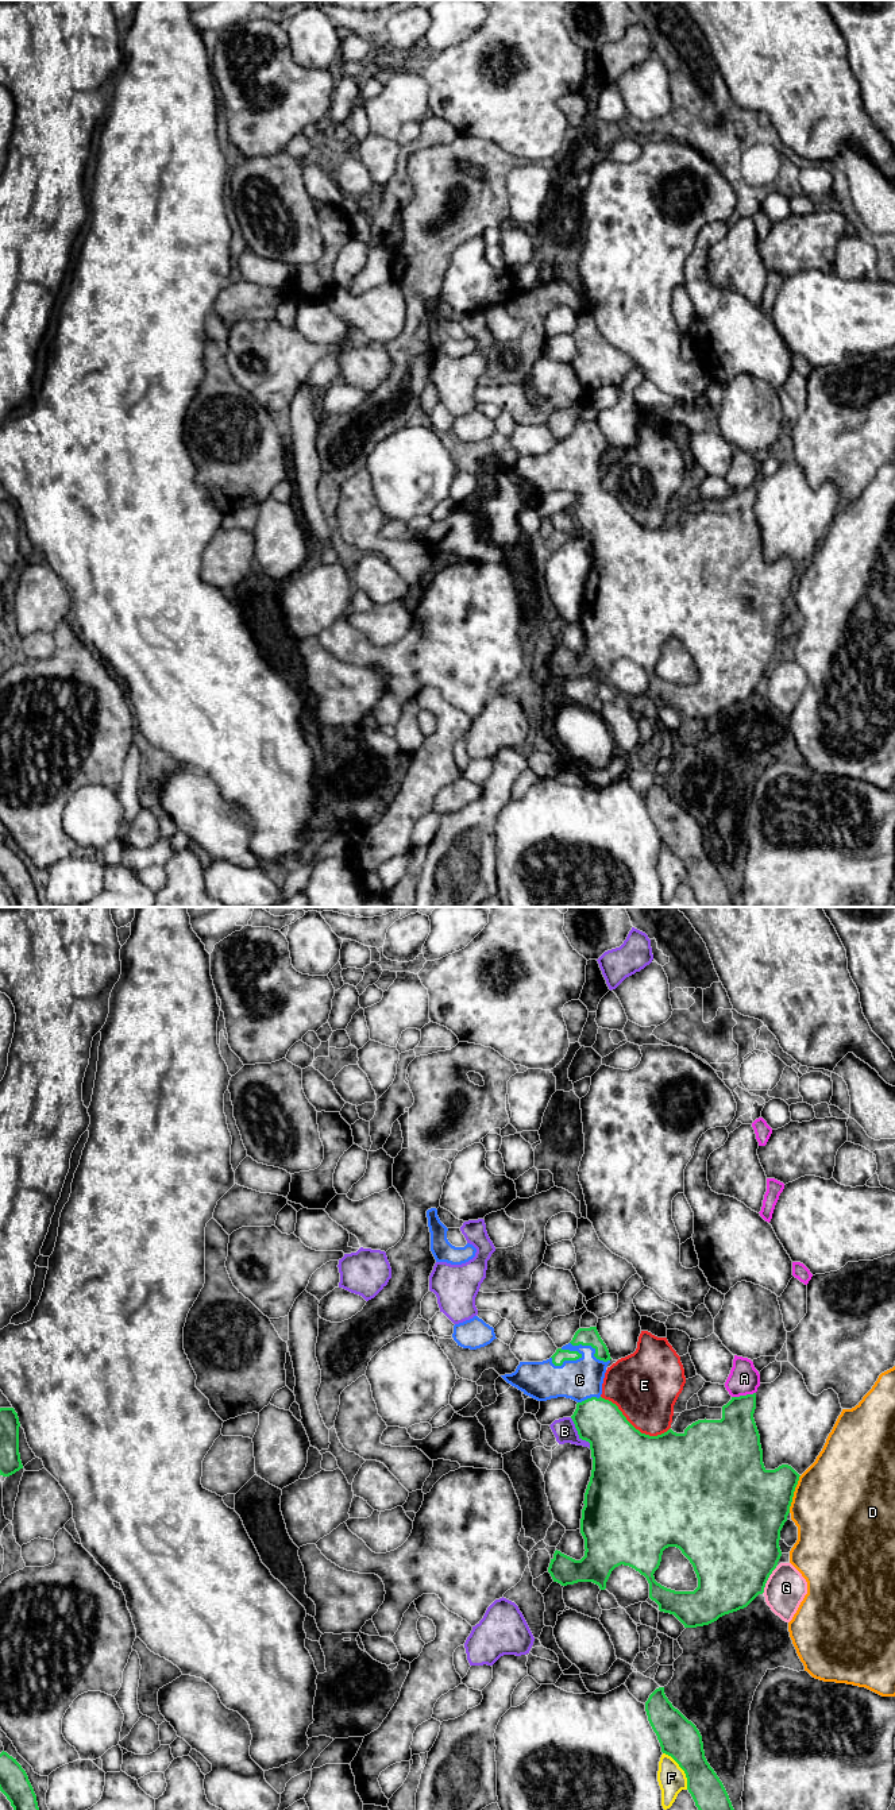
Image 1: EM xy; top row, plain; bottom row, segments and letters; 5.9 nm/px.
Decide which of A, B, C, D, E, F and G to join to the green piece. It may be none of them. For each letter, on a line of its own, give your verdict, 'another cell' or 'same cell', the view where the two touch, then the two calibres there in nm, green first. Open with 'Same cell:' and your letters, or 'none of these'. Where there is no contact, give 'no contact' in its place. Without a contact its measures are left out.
Same cell: C
A: another cell; meets green in xy; 280 nm thick on the green side, 180 nm on the other
B: another cell; meets green in xy; 320 nm thick on the green side, 140 nm on the other
C: same cell; meets green in xy; 80 nm thick on the green side, 240 nm on the other
D: another cell; meets green in xy; 440 nm thick on the green side, 500 nm on the other
E: another cell; meets green in xy; 460 nm thick on the green side, 400 nm on the other
F: another cell; meets green in xy; 240 nm thick on the green side, 170 nm on the other
G: another cell; meets green in xy; 500 nm thick on the green side, 240 nm on the other

